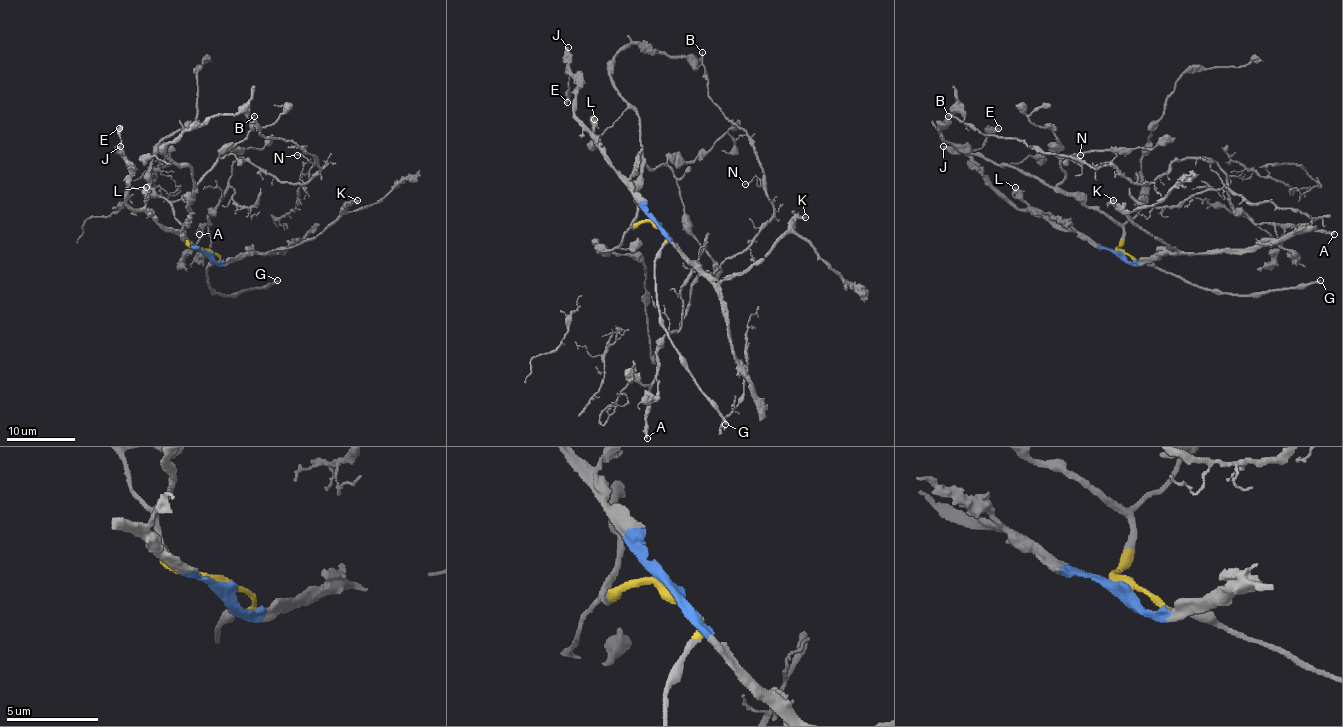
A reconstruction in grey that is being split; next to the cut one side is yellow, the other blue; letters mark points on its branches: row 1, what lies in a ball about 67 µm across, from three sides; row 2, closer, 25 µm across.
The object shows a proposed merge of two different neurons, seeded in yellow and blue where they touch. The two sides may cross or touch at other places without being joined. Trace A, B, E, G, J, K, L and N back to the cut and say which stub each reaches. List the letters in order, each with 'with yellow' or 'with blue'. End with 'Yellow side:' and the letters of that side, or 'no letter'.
A: with yellow
B: with yellow
E: with blue
G: with yellow
J: with blue
K: with blue
L: with blue
N: with yellow
Yellow side: A, B, G, N

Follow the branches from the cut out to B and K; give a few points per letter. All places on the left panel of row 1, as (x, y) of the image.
B: (208, 252), (189, 243), (184, 226), (193, 171), (176, 165), (164, 148), (216, 115), (254, 115)
K: (208, 253), (216, 262), (228, 262), (314, 240), (349, 204), (358, 200)

